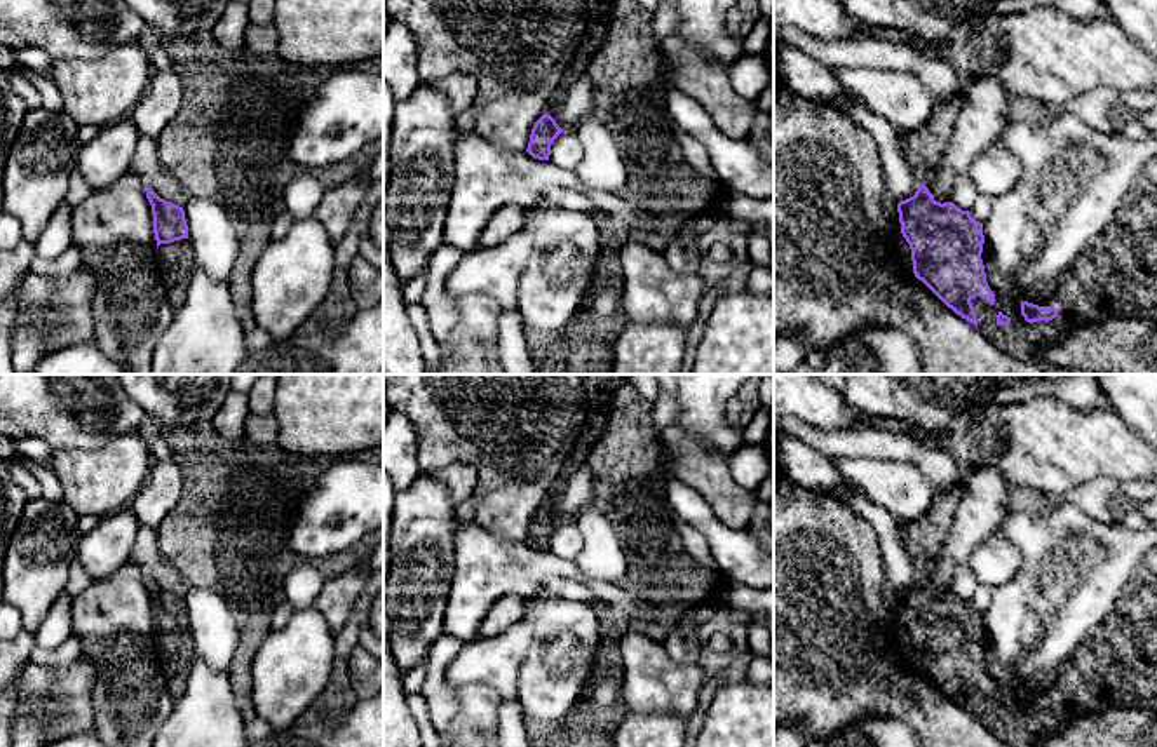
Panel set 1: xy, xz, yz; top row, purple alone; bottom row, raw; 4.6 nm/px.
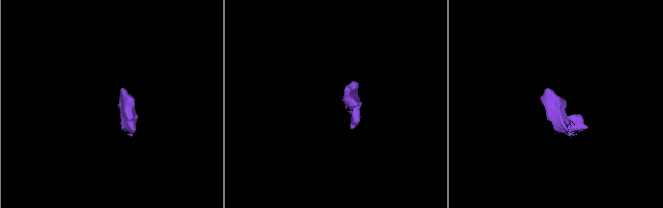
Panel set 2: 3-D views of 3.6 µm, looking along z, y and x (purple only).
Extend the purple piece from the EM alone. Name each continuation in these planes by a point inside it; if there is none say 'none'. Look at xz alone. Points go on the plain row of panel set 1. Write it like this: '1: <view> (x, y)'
none

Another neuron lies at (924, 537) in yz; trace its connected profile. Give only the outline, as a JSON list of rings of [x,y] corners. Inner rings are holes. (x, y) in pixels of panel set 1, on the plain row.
[[[934,488],[929,512],[917,521],[899,521],[906,548],[915,566],[927,573],[951,528],[960,489]]]

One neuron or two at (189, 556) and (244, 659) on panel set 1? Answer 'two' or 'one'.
one

